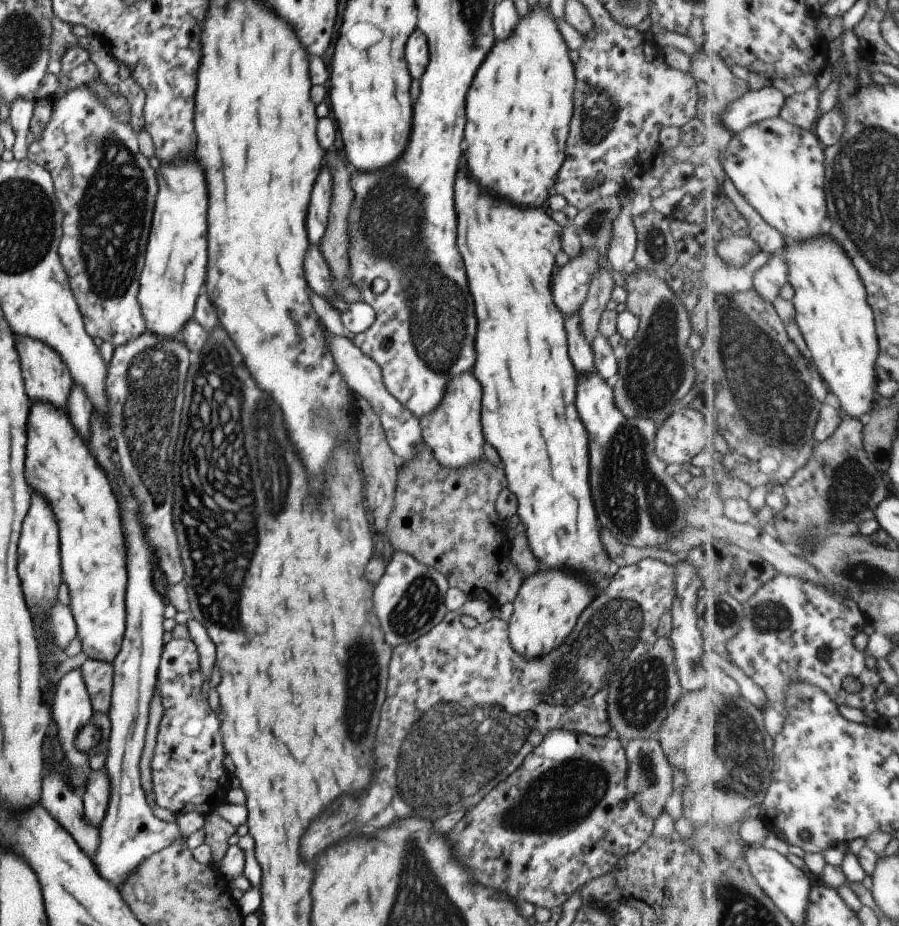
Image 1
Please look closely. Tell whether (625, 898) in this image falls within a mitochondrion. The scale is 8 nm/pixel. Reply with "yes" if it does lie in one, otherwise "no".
no

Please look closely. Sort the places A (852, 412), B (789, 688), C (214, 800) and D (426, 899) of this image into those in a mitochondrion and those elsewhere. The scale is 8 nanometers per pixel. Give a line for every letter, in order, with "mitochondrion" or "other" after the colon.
A: other
B: other
C: other
D: mitochondrion

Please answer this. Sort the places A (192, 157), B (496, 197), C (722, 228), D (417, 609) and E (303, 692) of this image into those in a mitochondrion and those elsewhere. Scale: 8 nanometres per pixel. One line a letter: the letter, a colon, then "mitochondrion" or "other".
A: other
B: other
C: other
D: mitochondrion
E: other

